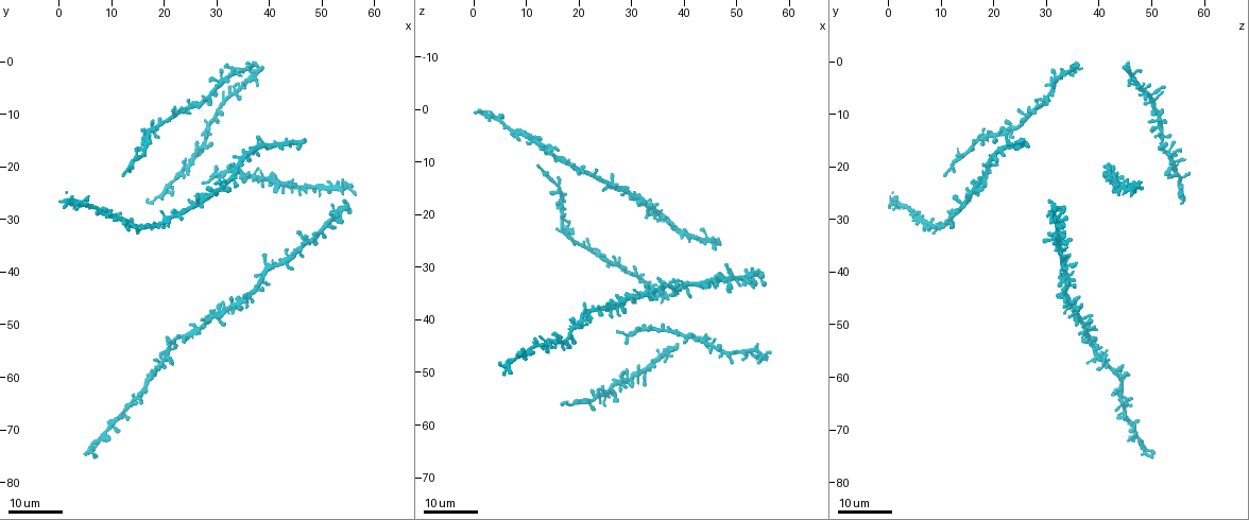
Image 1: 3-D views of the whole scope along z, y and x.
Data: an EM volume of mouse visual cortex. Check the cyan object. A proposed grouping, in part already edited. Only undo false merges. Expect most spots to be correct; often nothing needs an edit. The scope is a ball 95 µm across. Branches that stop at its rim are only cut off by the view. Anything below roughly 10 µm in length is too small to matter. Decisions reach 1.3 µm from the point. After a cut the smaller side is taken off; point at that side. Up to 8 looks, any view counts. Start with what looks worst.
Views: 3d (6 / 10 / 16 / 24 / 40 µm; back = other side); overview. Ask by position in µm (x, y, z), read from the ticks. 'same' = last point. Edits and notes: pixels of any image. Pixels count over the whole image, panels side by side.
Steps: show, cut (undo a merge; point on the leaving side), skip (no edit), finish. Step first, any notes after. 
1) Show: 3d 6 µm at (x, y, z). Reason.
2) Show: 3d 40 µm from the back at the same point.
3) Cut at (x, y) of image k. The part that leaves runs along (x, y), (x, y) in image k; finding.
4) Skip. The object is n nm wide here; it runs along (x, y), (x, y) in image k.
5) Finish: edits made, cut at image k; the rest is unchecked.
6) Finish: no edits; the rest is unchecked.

Show: 3d 16 µm at (27.5, 16.0, 52.0). Four-way junction.

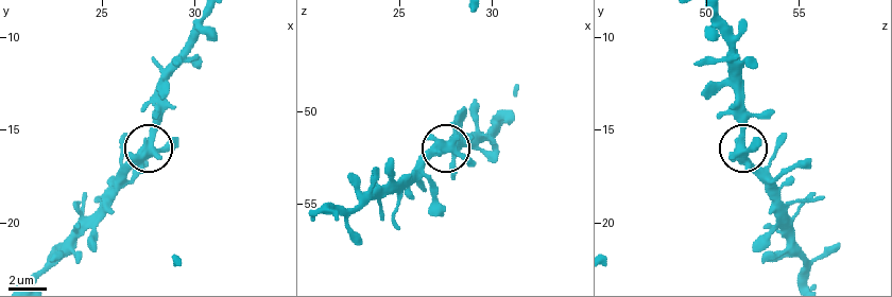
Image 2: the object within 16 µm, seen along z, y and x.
Show: 3d 6 µm at (27.3, 15.9, 51.9). Zoom in.

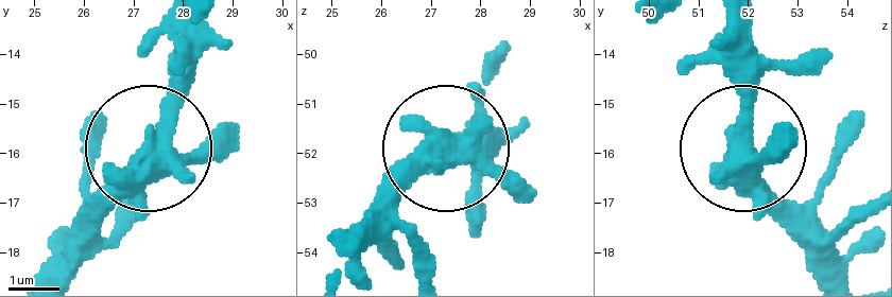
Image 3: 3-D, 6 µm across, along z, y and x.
Show: 3d 6 µm from the back at (27.30, 16.00, 51.85).

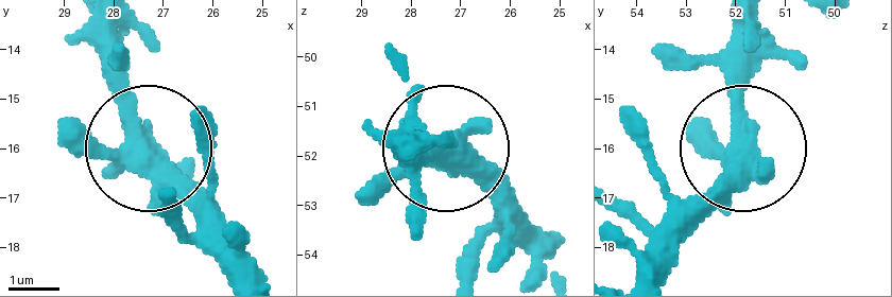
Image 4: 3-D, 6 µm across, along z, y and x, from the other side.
Skip. The object is 430 nm wide here; continuous, no second neuron.

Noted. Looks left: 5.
Show: 3d 16 µm at (13.5, 30.5, 8.0).

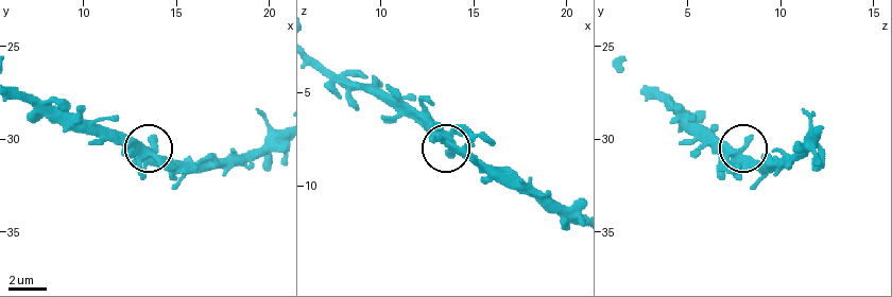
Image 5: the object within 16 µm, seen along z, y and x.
Show: 3d 10 µm at (13.7, 30.4, 8.0).

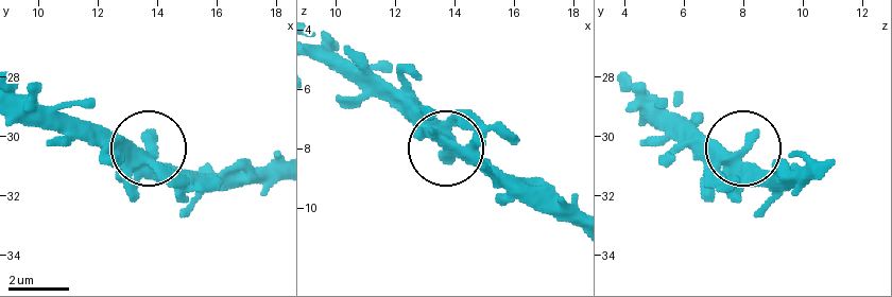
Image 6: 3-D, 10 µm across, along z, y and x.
Skip. It runs along (571, 224), (533, 208), (457, 157), (391, 84) in image 6; one neuron here.

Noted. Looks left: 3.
Show: 3d 16 µm at (13.5, 20.0, 11.5). Calibre changes.

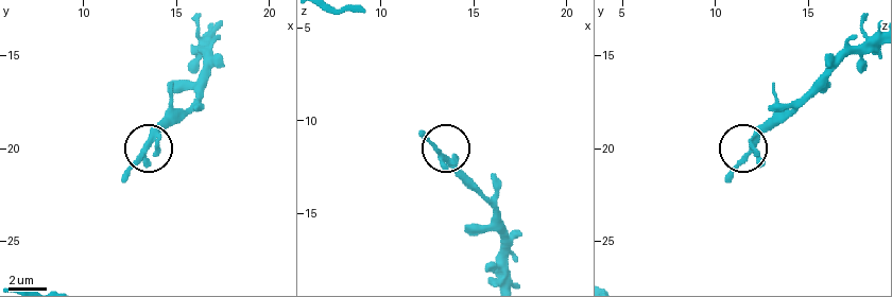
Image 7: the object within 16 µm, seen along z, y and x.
Show: 3d 10 µm at (13.3, 19.9, 11.9).

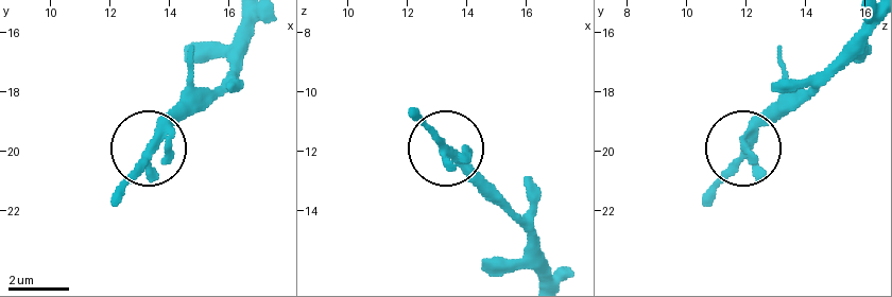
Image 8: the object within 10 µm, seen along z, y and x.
Skip. The object is 280 nm wide here; continuous, no second neuron.

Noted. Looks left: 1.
Finish: no edits; the rest is unchecked.

